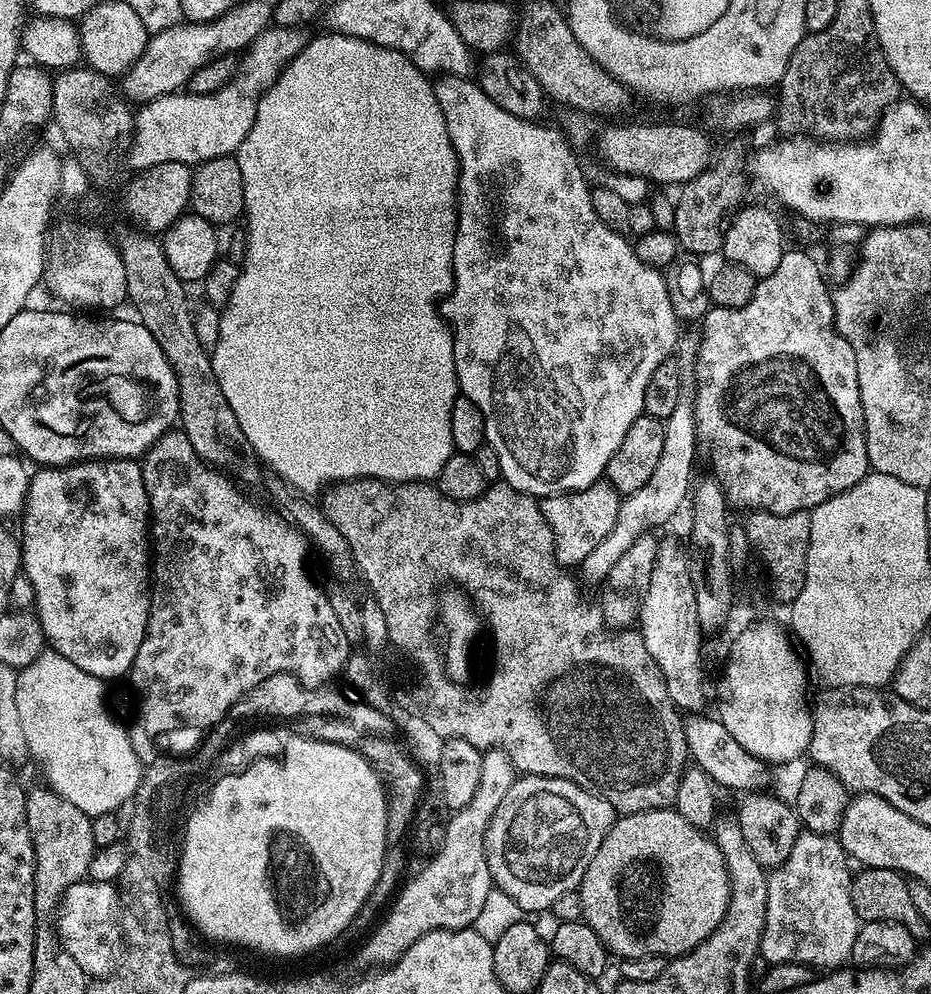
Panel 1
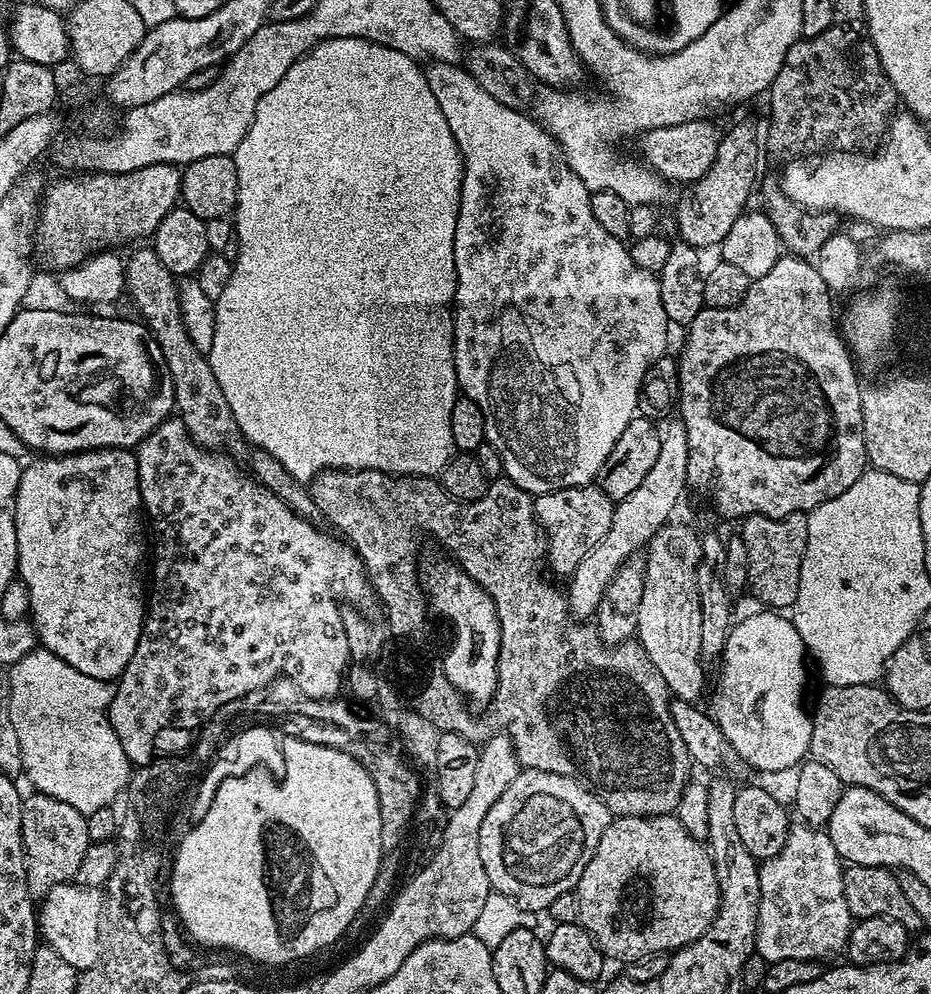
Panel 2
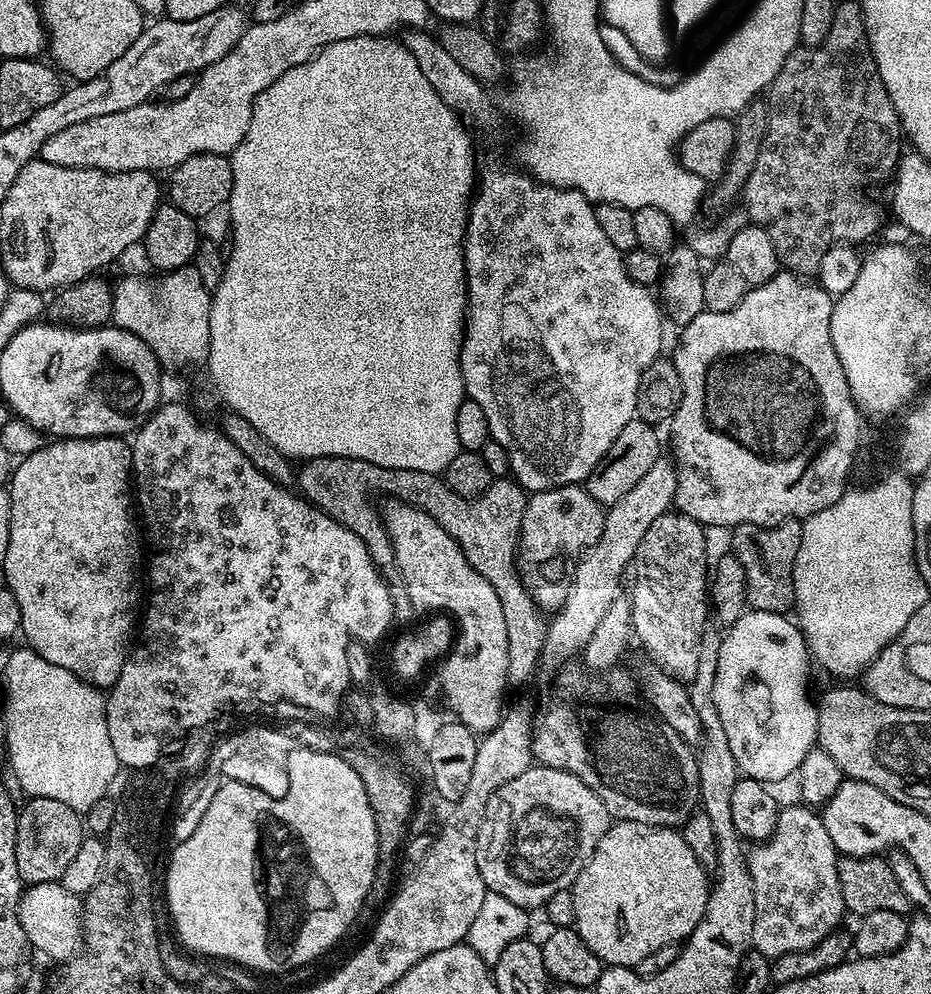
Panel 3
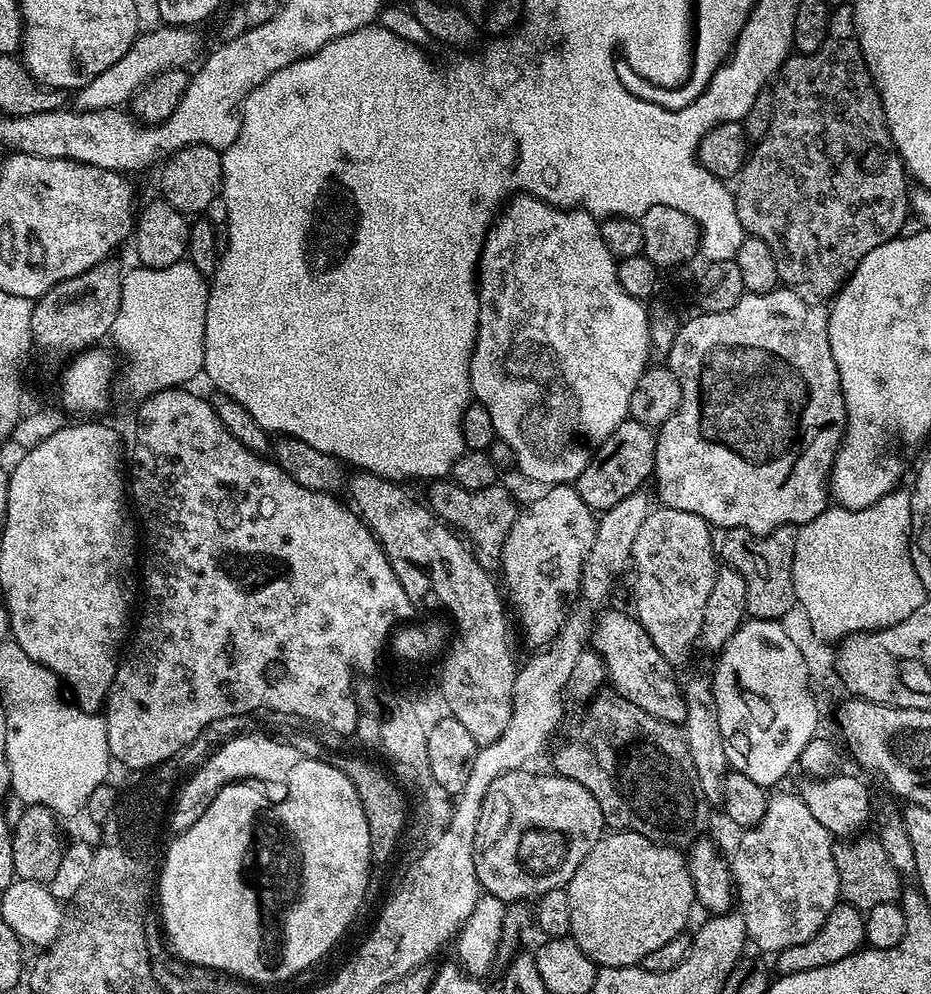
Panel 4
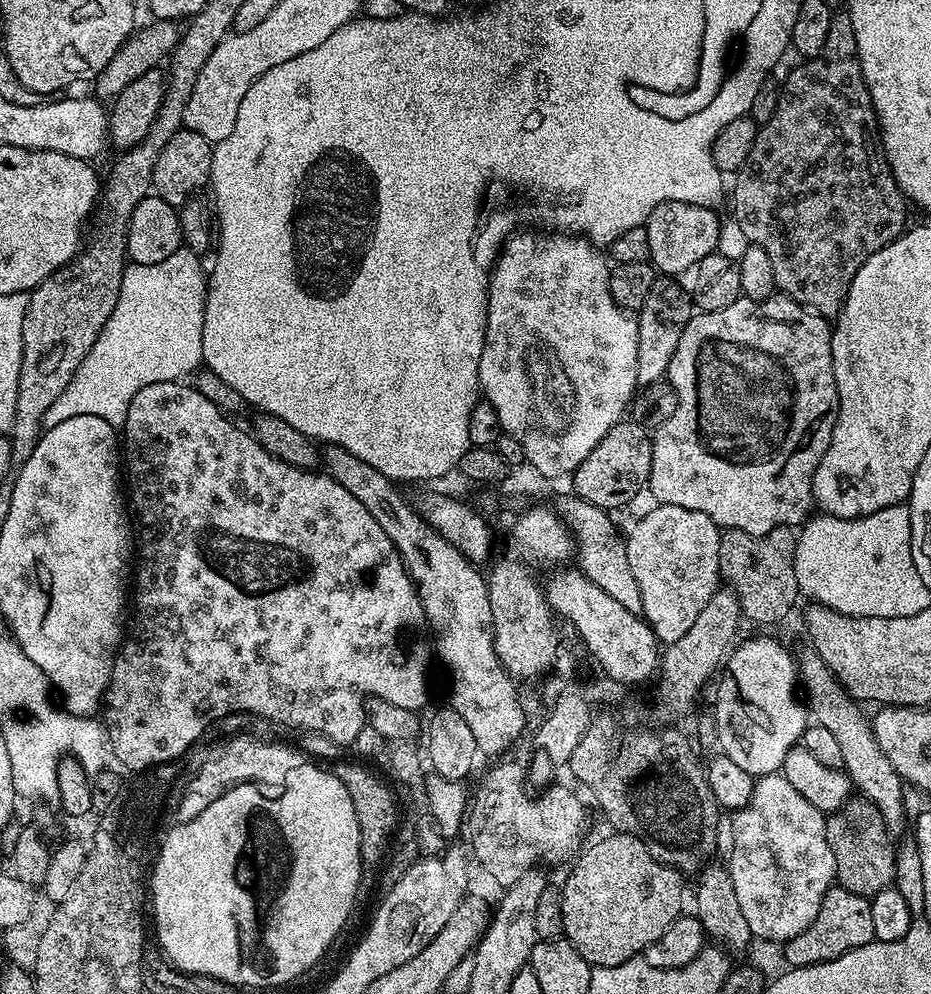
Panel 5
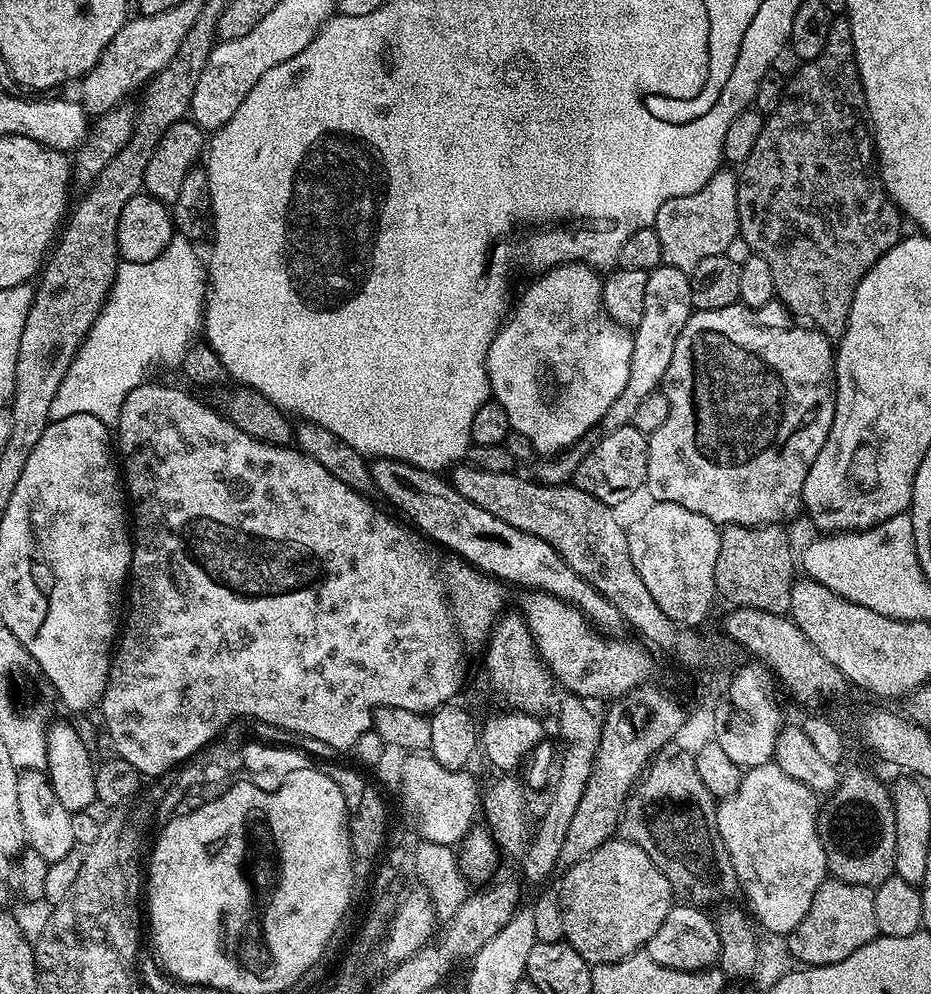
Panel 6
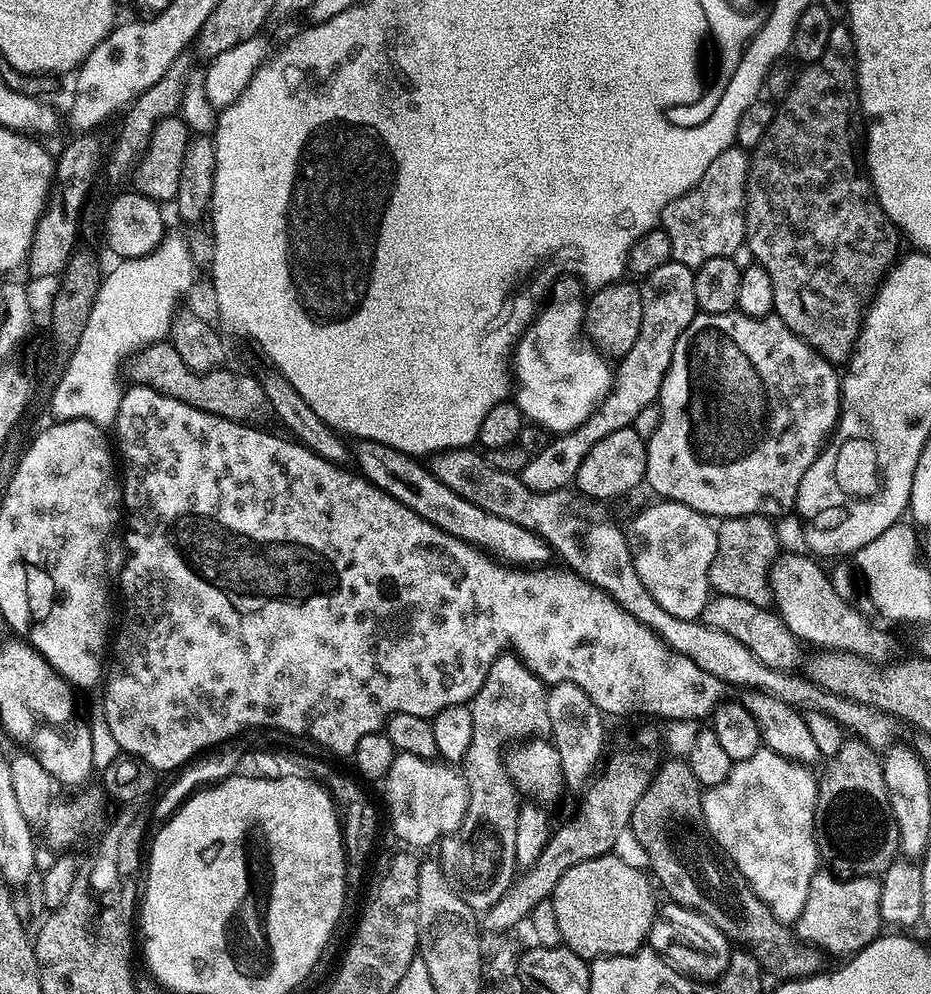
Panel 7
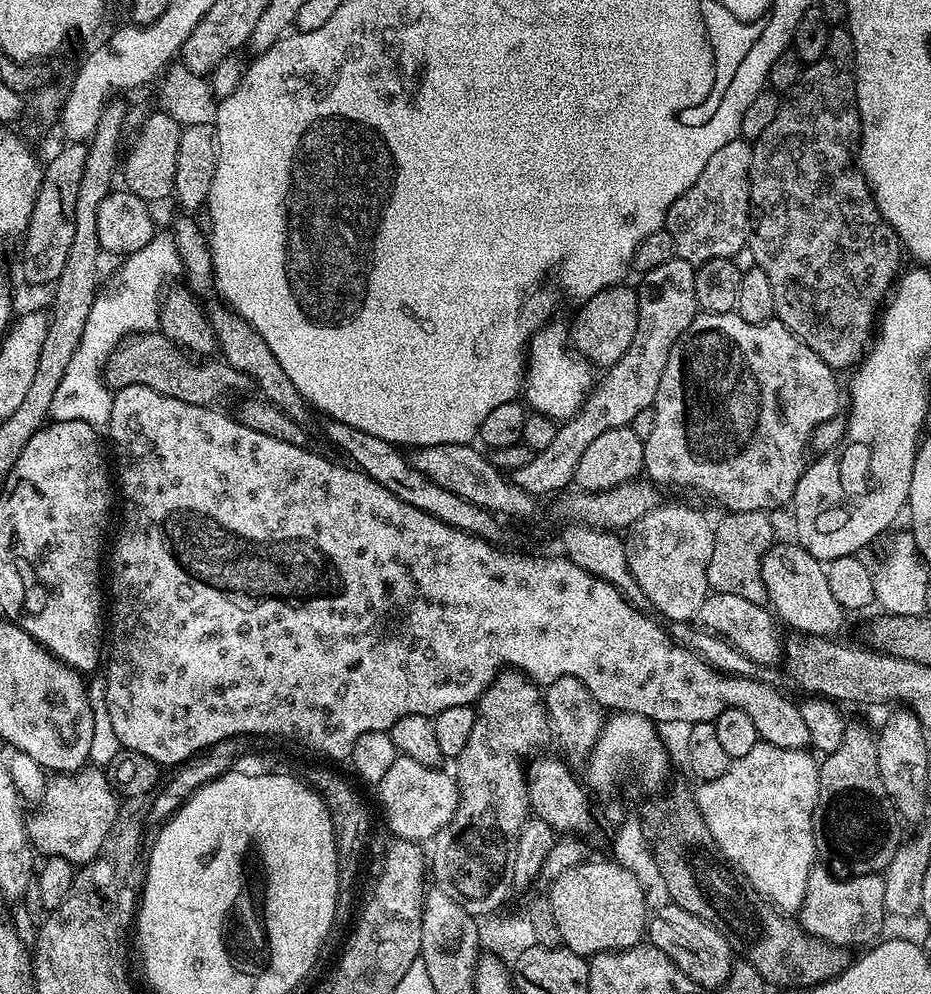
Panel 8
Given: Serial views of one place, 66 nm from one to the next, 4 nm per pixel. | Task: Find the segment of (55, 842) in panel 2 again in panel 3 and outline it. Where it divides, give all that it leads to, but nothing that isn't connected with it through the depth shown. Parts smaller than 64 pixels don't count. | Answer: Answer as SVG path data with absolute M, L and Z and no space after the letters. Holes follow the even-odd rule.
M33 796L25 799L25 801L25 804L22 804L22 807L16 813L16 845L14 846L14 854L18 858L18 874L20 875L20 879L25 885L41 884L42 882L50 882L51 880L59 881L60 876L66 874L66 866L70 866L70 861L73 860L74 854L78 854L78 846L82 846L86 835L81 813L74 811L70 806L66 806L66 802L54 802L54 798Z

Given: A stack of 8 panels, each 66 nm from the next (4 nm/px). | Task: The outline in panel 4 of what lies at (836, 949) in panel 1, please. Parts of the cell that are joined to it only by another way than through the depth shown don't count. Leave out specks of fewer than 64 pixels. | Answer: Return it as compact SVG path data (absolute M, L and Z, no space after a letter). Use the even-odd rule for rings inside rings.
M792 791L773 795L766 806L766 814L762 814L762 822L753 828L743 829L739 835L740 845L736 853L731 853L730 863L732 879L738 885L738 904L746 922L748 940L756 943L761 953L769 954L810 942L810 938L822 930L822 922L826 922L830 910L834 910L841 899L838 870L832 853L832 833L822 826L822 822L818 822L818 818L814 818L814 814L810 814L810 806L806 806L806 802L802 802L802 798Z

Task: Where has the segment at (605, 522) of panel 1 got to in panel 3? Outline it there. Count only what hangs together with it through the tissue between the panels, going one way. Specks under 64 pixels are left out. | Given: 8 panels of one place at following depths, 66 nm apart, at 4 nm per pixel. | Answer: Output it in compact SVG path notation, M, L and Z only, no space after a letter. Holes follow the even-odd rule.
M567 484L545 492L533 492L528 496L528 505L522 514L522 530L520 531L520 546L516 554L516 567L520 569L520 577L528 588L532 600L545 613L559 612L560 607L566 602L566 594L570 594L576 561L580 559L585 550L594 547L598 538L602 538L605 511L605 505L594 502L594 498L590 498L587 487L580 484Z

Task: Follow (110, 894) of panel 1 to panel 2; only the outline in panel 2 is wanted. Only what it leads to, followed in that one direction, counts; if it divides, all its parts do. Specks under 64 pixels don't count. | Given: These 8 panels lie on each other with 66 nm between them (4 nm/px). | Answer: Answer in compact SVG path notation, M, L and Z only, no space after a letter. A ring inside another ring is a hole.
M69 882L54 886L42 898L38 908L38 932L47 947L58 950L70 966L78 970L97 967L100 956L100 919L106 909L106 896L100 888L87 888L85 884Z

